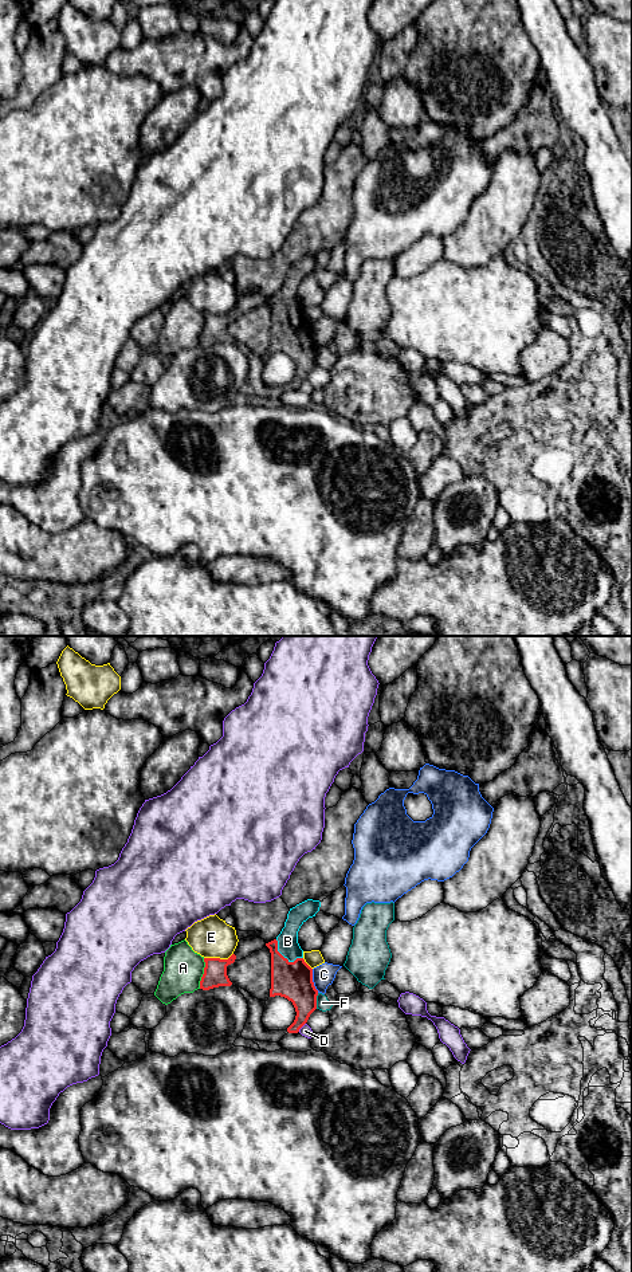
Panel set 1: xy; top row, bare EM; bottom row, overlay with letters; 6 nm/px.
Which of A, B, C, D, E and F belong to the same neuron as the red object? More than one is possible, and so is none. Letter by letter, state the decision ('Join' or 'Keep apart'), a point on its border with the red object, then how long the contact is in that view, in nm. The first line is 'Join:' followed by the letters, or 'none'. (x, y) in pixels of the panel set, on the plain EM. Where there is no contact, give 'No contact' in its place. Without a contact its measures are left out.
Join: B
A: Keep apart. Touches red at xy (204, 329). Shared border 190 nm
B: Join. Touches red at xy (283, 313). Shared border 200 nm
C: Keep apart. Touches red at xy (311, 337). Shared border 150 nm
D: Keep apart. Touches red at xy (302, 381). Shared border 70 nm
E: Keep apart. Touches red at xy (218, 314). Shared border 180 nm
F: Keep apart. Touches red at xy (316, 357). Shared border 100 nm

